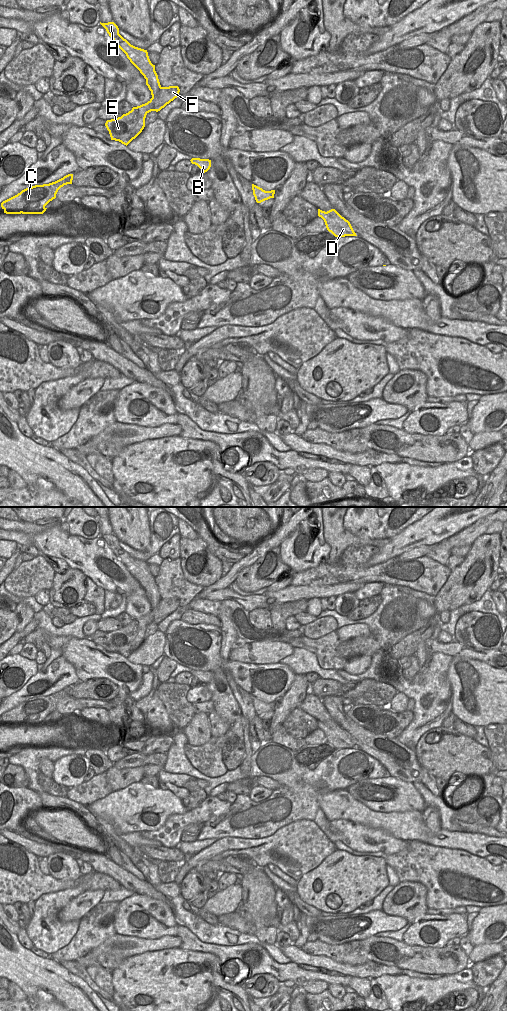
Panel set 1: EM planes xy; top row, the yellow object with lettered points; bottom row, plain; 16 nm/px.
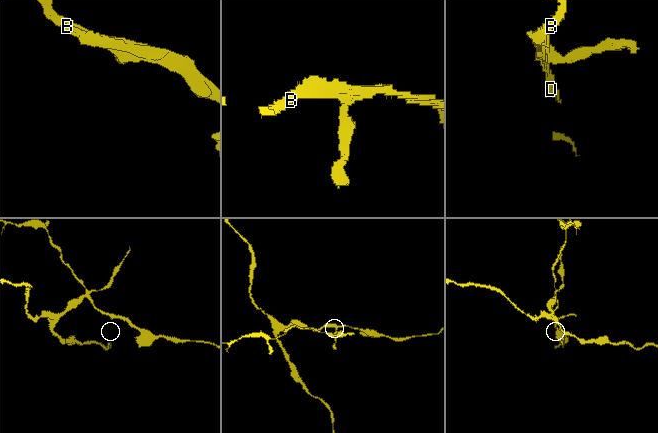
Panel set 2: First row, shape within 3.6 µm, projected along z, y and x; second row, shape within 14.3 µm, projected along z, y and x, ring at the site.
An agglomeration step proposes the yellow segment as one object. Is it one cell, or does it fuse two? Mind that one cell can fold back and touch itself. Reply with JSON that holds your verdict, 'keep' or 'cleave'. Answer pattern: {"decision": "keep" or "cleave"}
{"decision": "cleave"}

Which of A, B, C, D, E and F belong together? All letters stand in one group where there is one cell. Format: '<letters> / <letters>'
A B D / C E F

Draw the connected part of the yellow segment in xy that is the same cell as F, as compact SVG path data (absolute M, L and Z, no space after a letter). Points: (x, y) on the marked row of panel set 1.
M178 86L162 87L153 100L148 101L121 117L107 120L105 126L109 131L111 140L128 145L145 127L146 115L151 111L160 111L167 104L179 96Z

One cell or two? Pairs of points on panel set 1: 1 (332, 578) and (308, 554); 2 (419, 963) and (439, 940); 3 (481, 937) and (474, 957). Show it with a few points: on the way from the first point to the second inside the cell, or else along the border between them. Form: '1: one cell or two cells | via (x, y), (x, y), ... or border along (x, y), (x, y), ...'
1: two cells | border along (326, 561), (296, 573)
2: two cells | border along (410, 945), (445, 946)
3: two cells | border along (496, 943), (482, 943), (473, 947)

